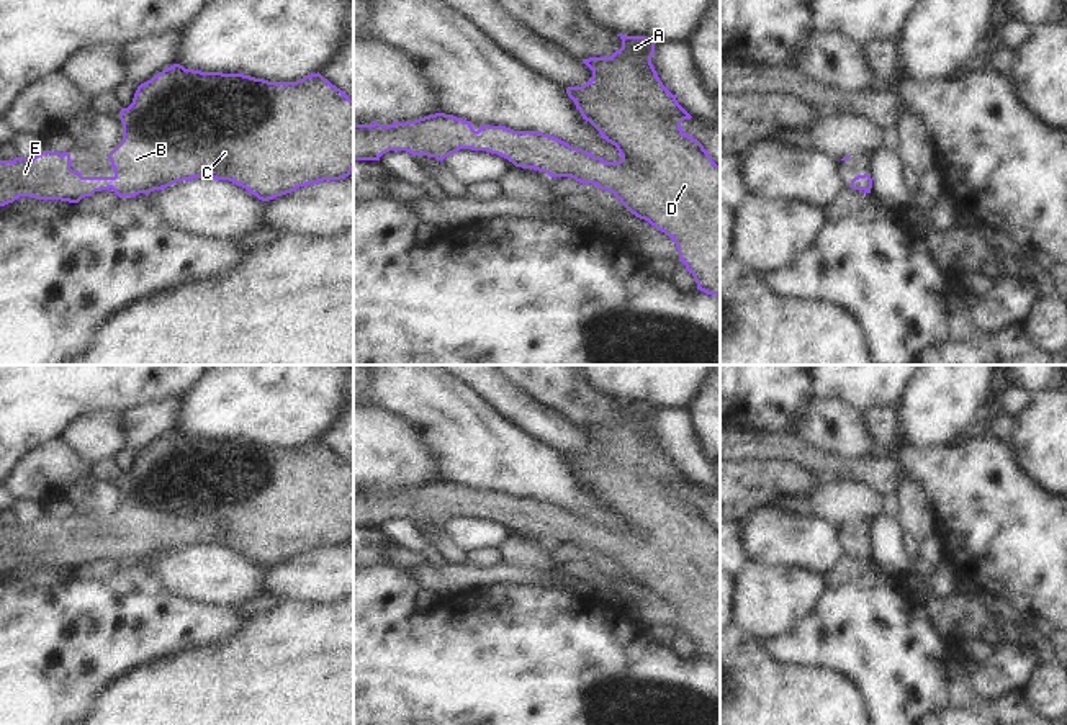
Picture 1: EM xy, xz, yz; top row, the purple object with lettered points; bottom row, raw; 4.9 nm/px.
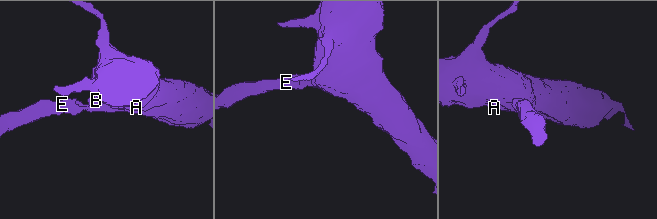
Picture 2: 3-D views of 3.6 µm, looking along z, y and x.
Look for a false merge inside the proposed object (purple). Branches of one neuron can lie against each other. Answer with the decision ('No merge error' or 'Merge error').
No merge error.

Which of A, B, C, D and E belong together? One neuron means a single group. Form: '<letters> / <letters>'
A B C D E

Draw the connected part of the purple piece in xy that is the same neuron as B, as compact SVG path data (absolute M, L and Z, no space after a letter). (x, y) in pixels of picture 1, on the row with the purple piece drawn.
M173 64L141 83L133 103L121 108L123 141L106 154L113 177L82 177L70 169L69 152L41 151L34 157L0 160L0 206L20 196L79 203L95 191L113 190L119 198L162 190L191 178L229 180L262 201L324 180L340 180L353 170L353 100L319 72L296 82L268 82L244 74L201 72Z

